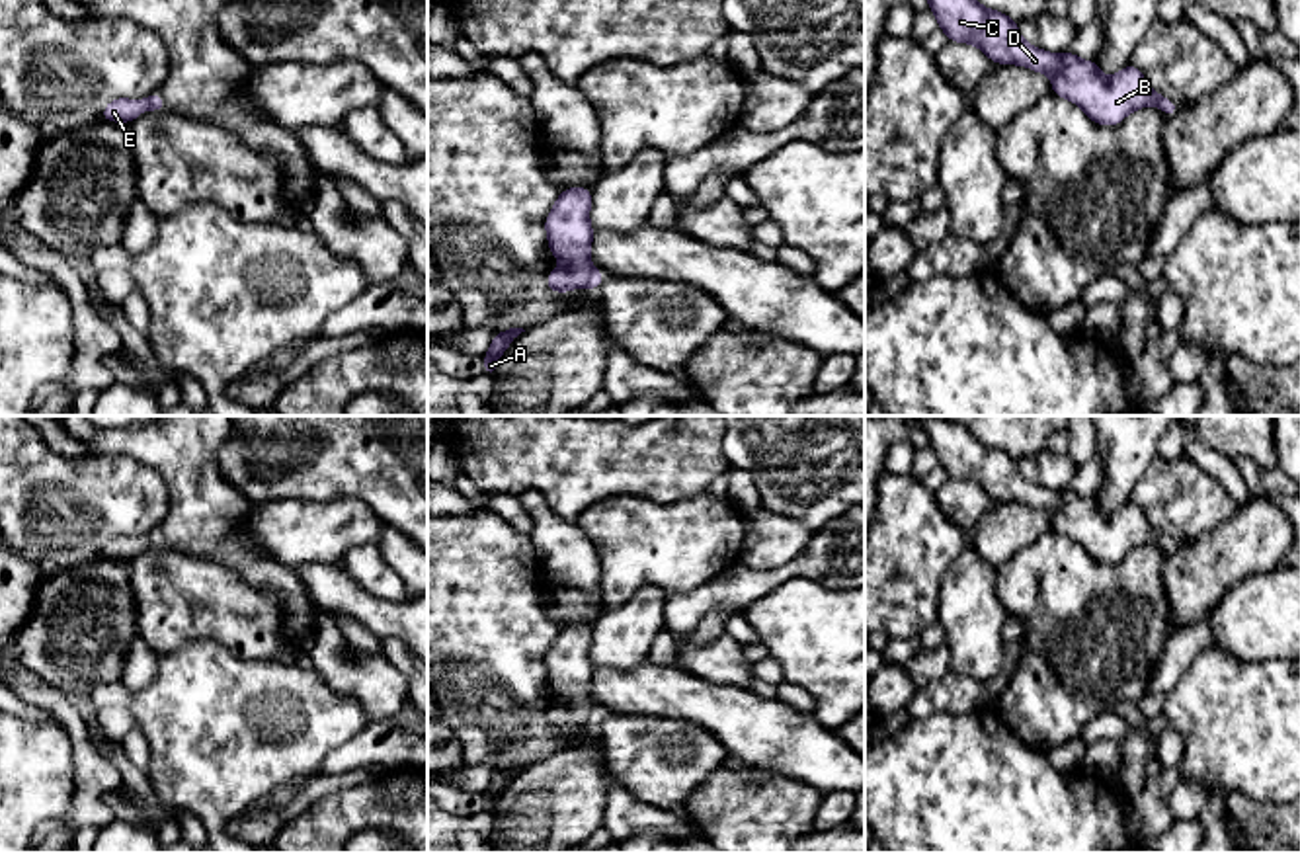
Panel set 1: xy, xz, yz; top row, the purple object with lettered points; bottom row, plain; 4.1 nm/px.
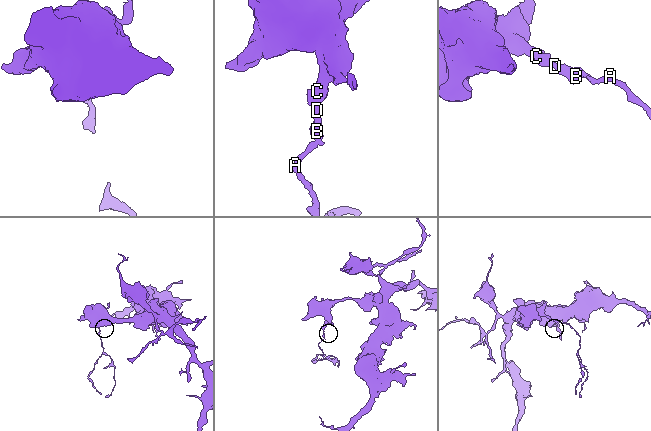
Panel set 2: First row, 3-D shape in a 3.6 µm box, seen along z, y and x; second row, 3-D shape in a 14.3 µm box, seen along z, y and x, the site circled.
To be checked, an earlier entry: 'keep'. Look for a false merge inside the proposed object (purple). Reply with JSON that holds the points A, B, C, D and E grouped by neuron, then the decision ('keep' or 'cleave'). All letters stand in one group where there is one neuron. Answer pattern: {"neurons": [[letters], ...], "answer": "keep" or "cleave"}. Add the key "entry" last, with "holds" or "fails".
{"neurons": [["A", "B", "C", "D", "E"]], "answer": "keep", "entry": "holds"}

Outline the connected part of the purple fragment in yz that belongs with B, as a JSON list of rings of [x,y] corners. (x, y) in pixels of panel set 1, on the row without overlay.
[[[915,416],[931,443],[937,463],[949,478],[972,480],[997,502],[1021,502],[1048,511],[1052,531],[1077,541],[1097,562],[1118,562],[1128,550],[1156,543],[1165,554],[1181,543],[1154,529],[1144,511],[1130,500],[1105,515],[1095,498],[1081,498],[1072,488],[1052,492],[1029,482],[1019,472],[1019,461],[1003,449],[978,441],[966,427],[939,416]]]

